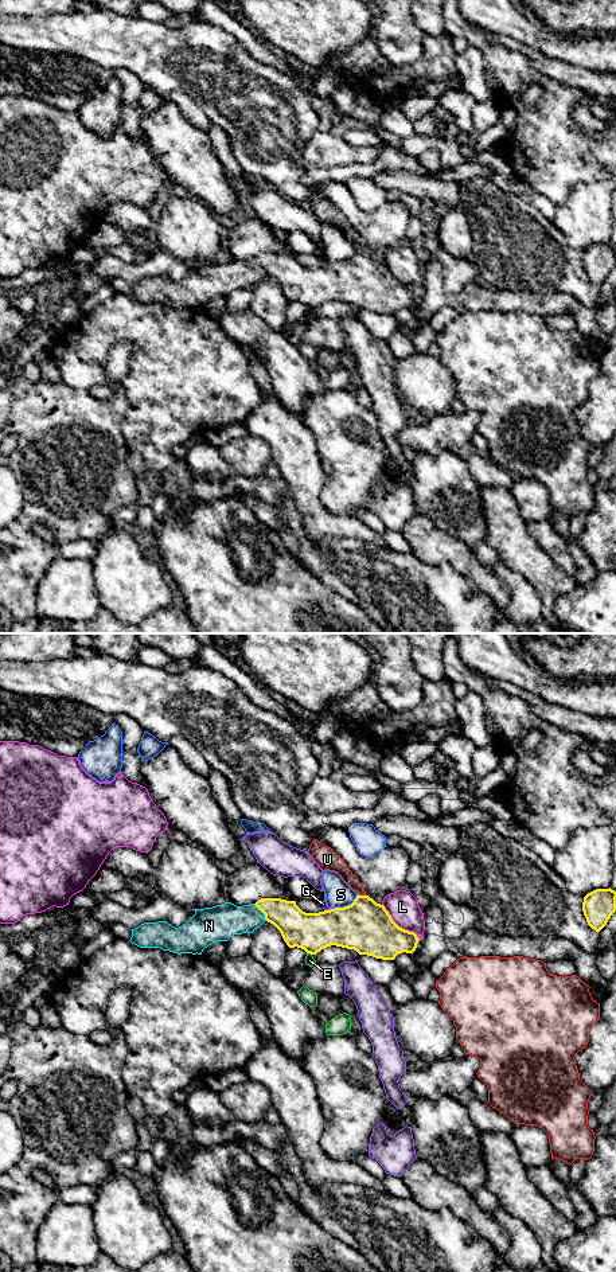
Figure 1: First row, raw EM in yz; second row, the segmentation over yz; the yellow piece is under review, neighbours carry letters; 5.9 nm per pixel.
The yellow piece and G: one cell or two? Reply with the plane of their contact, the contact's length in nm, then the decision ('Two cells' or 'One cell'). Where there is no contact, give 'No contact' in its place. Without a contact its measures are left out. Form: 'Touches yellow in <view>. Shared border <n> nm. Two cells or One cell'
Touches yellow in yz. Shared border 40 nm. Two cells

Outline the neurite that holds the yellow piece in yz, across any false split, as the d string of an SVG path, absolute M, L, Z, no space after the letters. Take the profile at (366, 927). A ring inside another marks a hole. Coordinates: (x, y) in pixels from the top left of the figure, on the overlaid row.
M359 894L348 906L319 913L305 913L296 901L281 898L261 898L243 906L225 902L192 910L195 914L179 928L167 921L144 922L132 929L129 941L140 948L202 955L208 945L234 935L253 933L265 921L280 930L289 948L297 947L311 955L336 945L394 960L398 953L413 953L420 941L414 932L399 928L383 905Z

